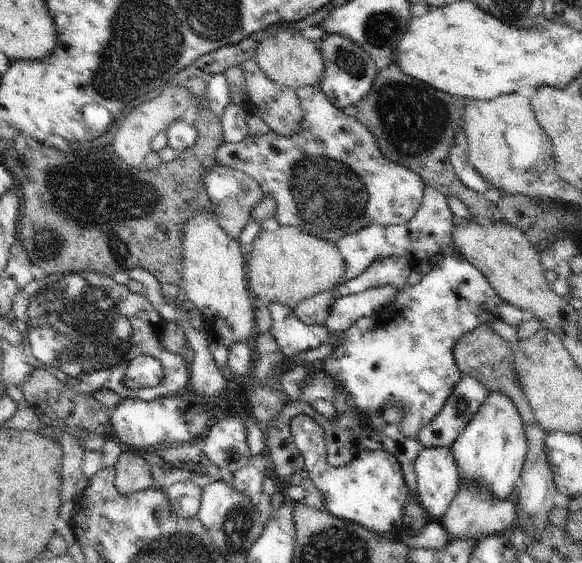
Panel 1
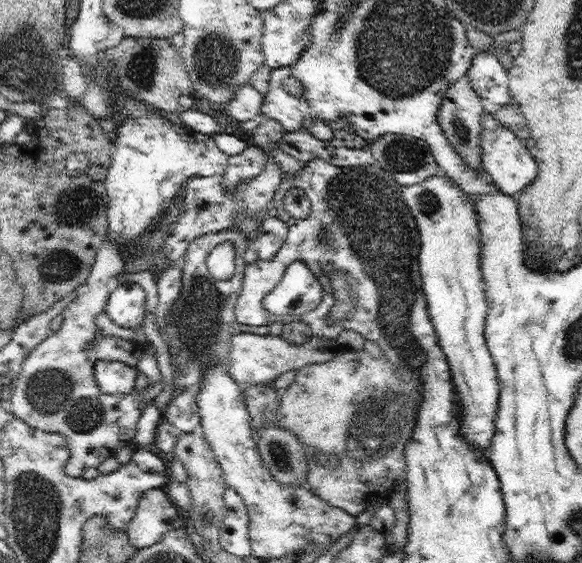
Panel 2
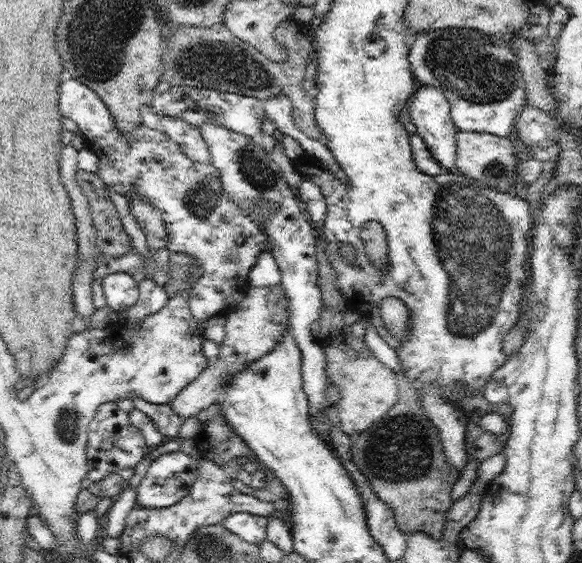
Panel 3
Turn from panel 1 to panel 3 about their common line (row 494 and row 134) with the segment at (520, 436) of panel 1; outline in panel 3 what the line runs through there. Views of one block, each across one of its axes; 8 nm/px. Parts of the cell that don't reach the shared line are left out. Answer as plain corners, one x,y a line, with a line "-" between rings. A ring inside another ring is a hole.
448,27
439,28
432,32
419,32
409,47
408,61
417,84
441,88
451,106
451,117
458,130
472,132
487,132
490,135
501,137
515,136
515,118
528,104
525,80
522,84
516,84
514,94
514,64
506,62
504,58
508,52
504,52
504,46
500,44
500,66
494,56
496,40
492,35
478,31
475,28

